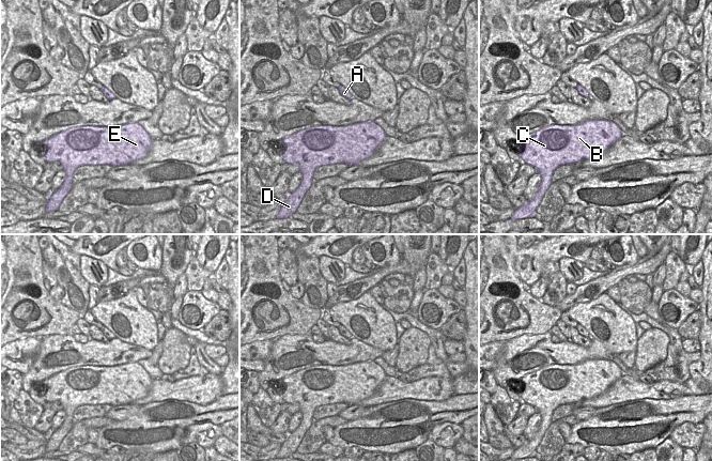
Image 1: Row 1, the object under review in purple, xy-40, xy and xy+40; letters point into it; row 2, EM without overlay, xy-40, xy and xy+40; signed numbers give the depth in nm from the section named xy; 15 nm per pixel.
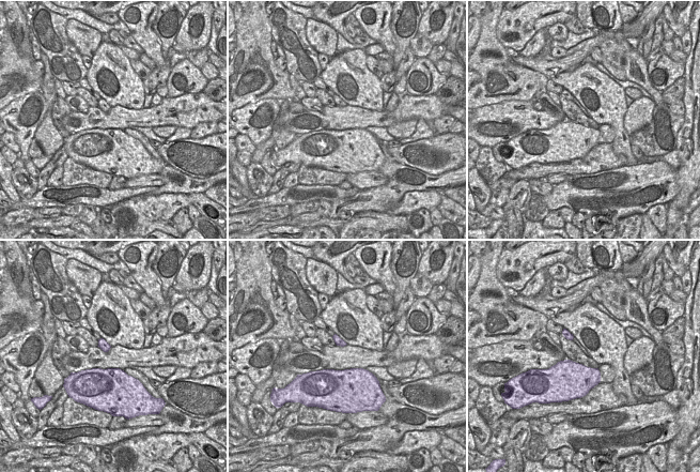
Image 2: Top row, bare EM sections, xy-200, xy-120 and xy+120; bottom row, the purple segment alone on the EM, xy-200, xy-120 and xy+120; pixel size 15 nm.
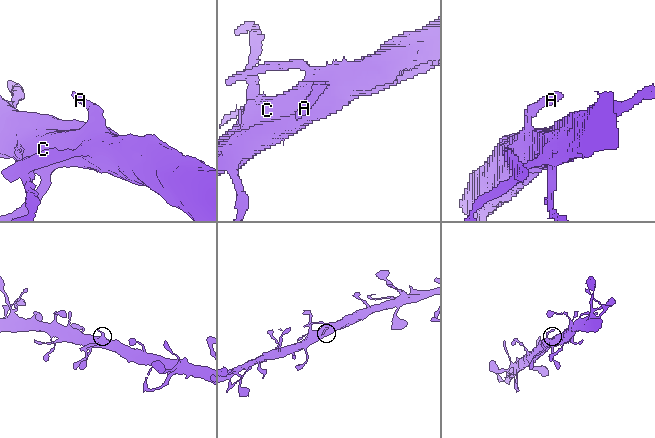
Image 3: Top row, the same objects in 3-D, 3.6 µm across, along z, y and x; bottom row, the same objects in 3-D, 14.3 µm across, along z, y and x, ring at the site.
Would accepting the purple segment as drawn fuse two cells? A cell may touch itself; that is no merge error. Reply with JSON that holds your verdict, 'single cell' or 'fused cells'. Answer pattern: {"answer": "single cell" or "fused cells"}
{"answer": "single cell"}

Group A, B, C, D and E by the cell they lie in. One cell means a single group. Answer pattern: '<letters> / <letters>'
A B C D E

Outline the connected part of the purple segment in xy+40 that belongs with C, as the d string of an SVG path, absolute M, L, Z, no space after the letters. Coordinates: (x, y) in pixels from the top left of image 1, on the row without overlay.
M587 359L576 365L550 365L538 371L523 377L518 395L525 403L537 409L541 414L541 425L531 440L518 448L515 448L511 460L535 457L537 447L553 422L554 411L563 404L579 403L582 400L591 399L603 394L613 383L620 379L624 373L620 367L612 359Z

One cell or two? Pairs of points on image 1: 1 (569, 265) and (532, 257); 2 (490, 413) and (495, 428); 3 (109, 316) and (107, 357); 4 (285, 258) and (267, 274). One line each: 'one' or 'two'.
1: two
2: one
3: two
4: two

